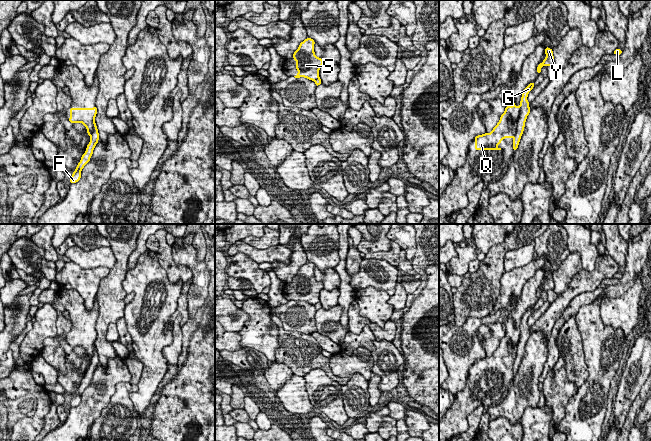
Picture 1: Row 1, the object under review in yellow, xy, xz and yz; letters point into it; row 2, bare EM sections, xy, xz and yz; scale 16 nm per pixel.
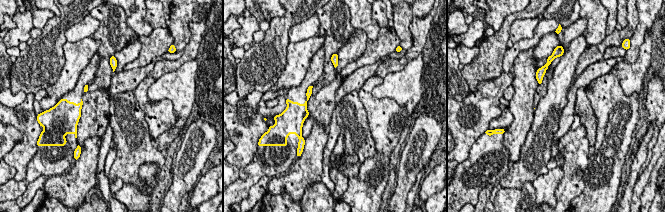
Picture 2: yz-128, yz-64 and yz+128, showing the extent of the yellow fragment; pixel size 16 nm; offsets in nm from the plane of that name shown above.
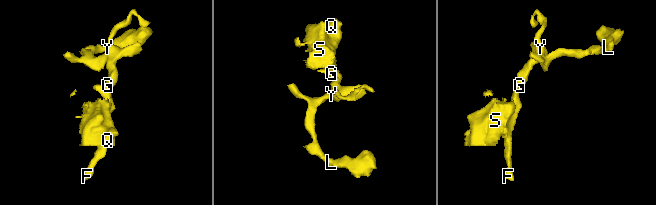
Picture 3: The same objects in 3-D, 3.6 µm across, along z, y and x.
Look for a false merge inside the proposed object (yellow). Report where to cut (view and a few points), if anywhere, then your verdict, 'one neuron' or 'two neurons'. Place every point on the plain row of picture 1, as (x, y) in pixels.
cut yz (518, 345), (514, 362); two neurons

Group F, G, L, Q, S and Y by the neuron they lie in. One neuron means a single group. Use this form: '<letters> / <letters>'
F G L Y / Q S

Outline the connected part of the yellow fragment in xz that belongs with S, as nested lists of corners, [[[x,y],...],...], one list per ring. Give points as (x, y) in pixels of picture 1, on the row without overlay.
[[[311,262],[305,263],[300,267],[298,273],[292,279],[296,285],[296,294],[298,297],[295,302],[308,302],[316,305],[319,302],[320,291],[324,288],[322,282],[318,282],[314,276],[315,265]]]

